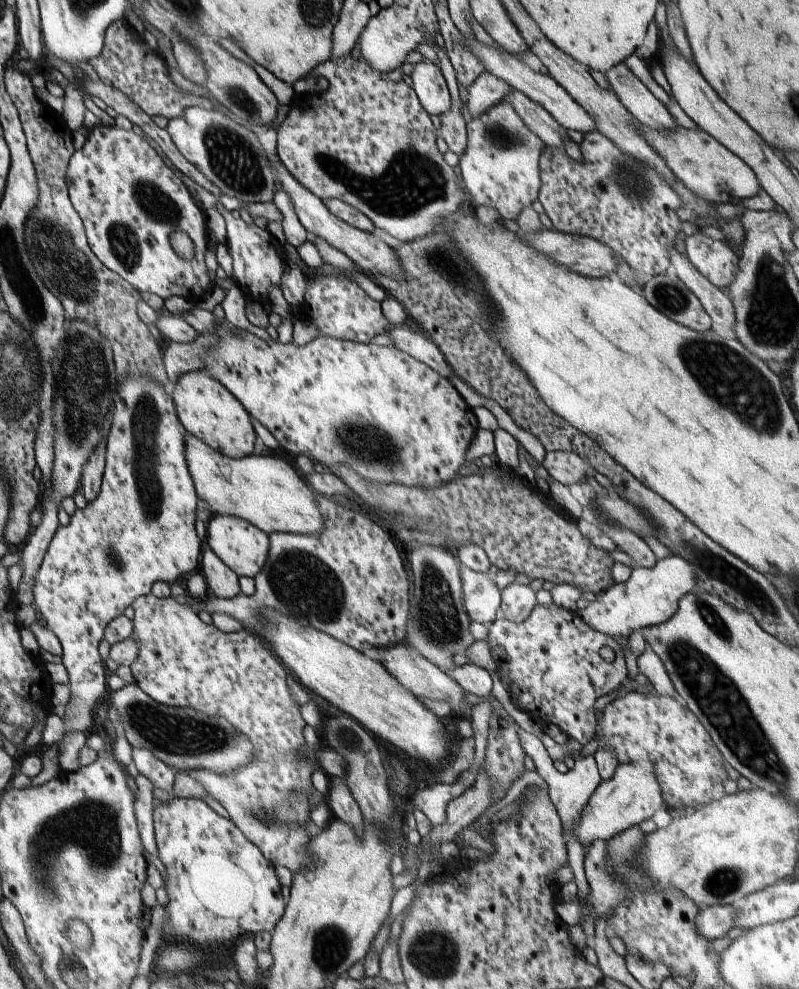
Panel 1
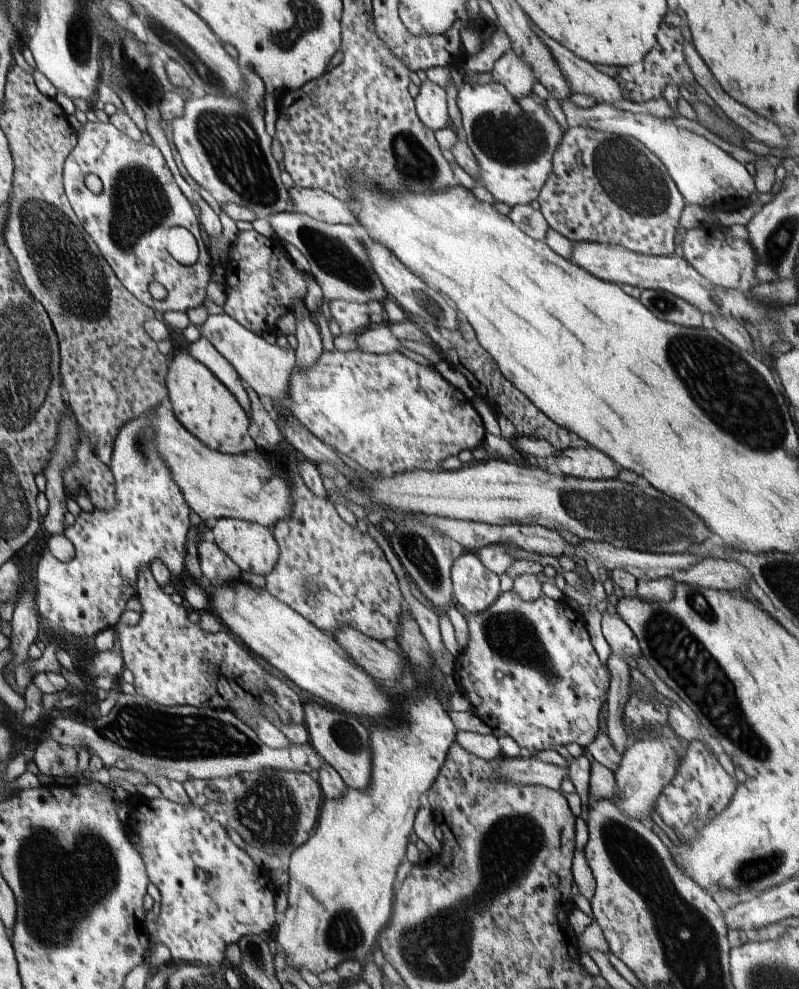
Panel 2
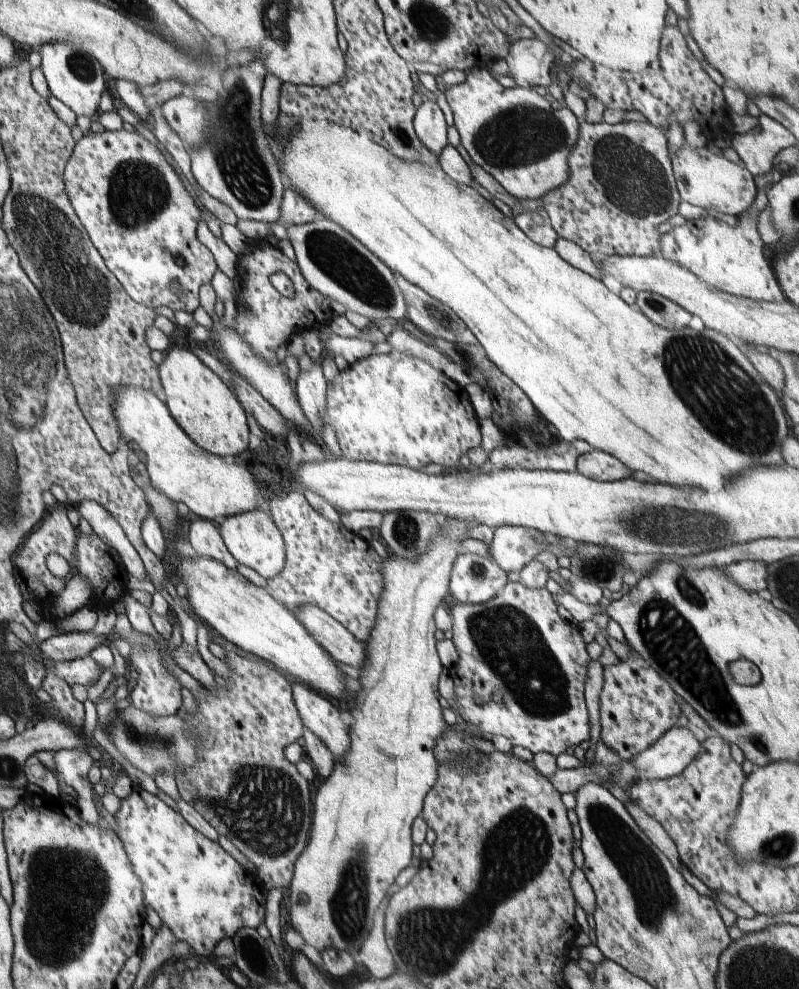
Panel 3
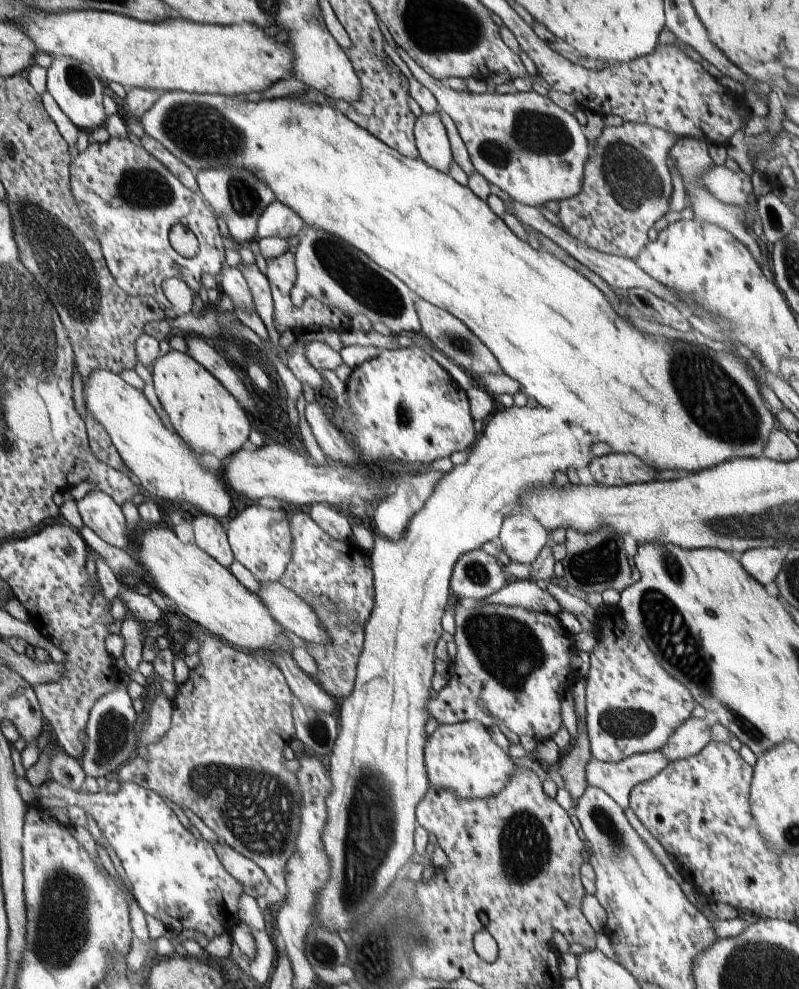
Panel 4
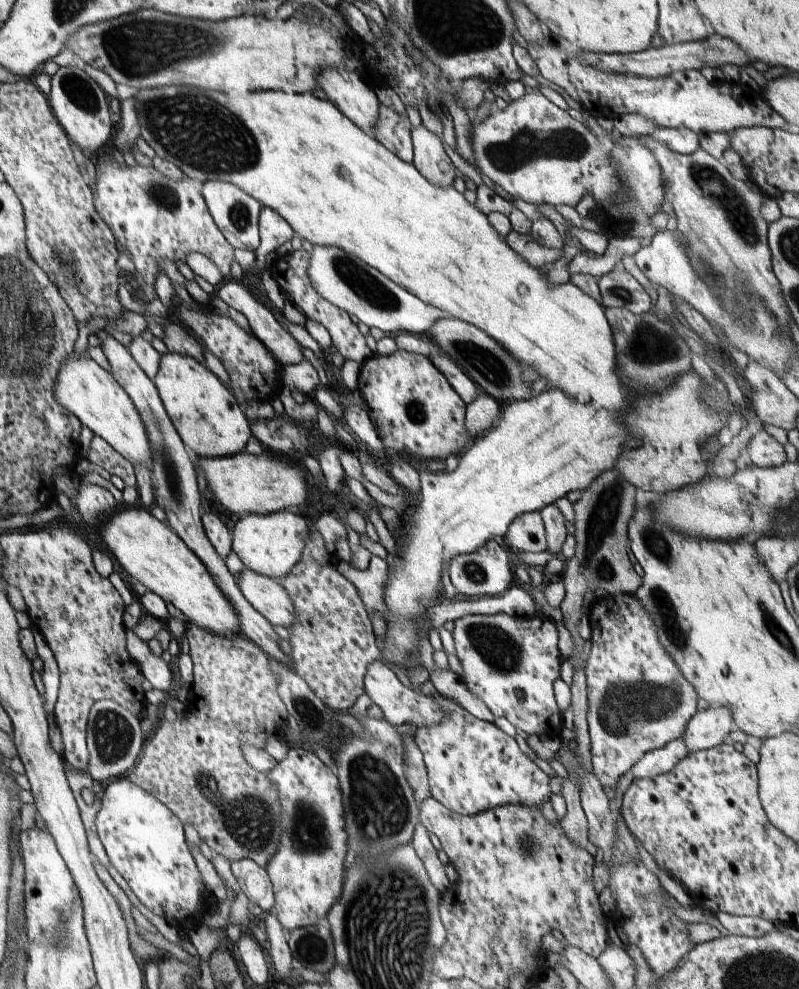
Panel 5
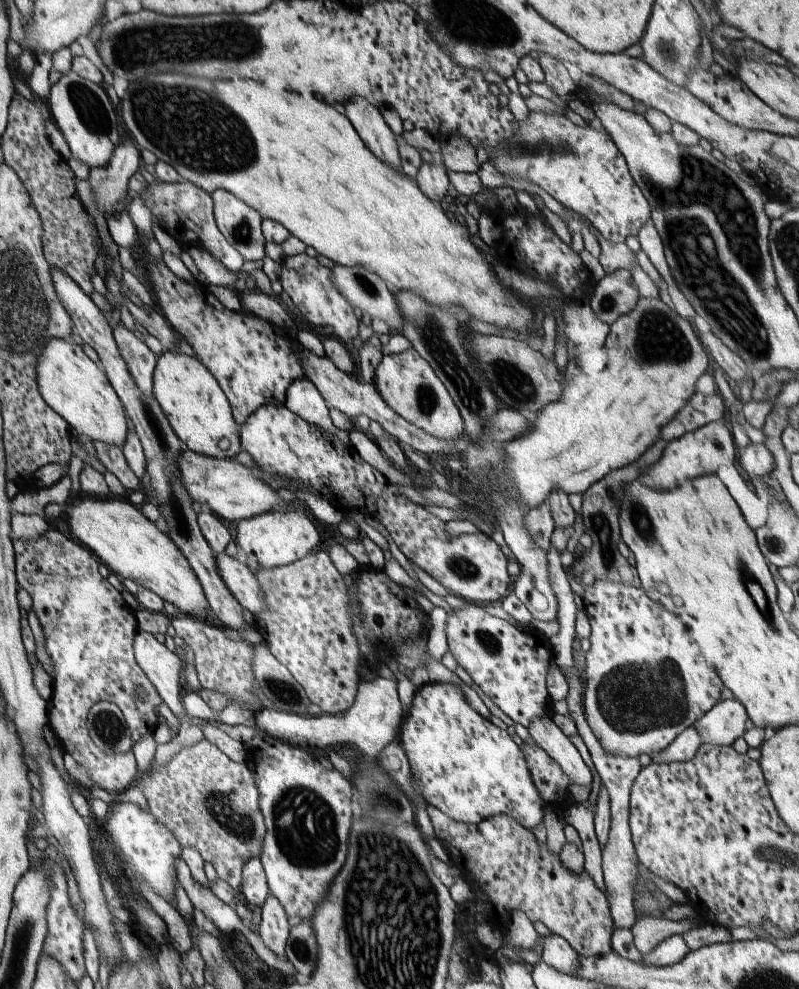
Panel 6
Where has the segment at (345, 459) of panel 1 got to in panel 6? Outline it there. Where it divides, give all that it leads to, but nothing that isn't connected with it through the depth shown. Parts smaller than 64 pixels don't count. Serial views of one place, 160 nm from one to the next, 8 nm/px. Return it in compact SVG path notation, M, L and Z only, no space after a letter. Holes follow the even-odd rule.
M413 348L402 353L383 356L375 368L374 386L382 400L404 421L424 430L427 434L439 440L456 440L462 438L465 425L458 406L452 400L432 366L420 357Z

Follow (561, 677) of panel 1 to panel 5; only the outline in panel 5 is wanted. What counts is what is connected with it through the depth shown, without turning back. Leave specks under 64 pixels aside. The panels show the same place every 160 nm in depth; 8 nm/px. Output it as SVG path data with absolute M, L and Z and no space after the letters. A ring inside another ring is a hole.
M466 615L455 620L453 634L456 655L461 662L464 674L460 674L460 682L476 698L484 701L496 717L504 716L515 728L520 728L526 734L546 734L550 737L560 737L563 729L563 715L553 689L554 681L561 676L562 657L558 648L558 632L553 620L535 615L523 617L520 615ZM383 660L371 662L368 665L366 676L364 677L365 692L371 698L372 704L376 704L382 710L385 719L393 725L410 723L417 727L437 725L443 718L439 709L439 703L434 698L426 695L419 695L406 684L401 676Z

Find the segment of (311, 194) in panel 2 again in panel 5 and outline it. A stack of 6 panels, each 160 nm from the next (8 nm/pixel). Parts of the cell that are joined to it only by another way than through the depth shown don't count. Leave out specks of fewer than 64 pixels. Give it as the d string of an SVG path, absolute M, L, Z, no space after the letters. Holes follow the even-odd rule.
M262 208L259 214L259 237L261 243L256 250L256 276L260 279L262 272L269 268L267 256L278 251L282 243L295 235L293 228L271 208Z

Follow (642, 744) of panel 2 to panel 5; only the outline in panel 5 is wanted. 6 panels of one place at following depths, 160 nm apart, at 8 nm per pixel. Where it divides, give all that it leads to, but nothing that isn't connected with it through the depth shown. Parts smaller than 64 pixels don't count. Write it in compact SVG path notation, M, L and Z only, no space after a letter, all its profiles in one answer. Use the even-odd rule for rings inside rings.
M712 705L688 721L683 737L692 752L720 746L735 729L733 712L725 706Z

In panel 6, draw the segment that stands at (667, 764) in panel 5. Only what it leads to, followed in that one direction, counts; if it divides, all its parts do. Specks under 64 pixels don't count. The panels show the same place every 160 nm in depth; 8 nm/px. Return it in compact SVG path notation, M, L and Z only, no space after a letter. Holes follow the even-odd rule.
M692 725L683 732L667 748L656 753L652 761L656 764L672 764L691 760L701 748L703 742L696 732L696 725Z

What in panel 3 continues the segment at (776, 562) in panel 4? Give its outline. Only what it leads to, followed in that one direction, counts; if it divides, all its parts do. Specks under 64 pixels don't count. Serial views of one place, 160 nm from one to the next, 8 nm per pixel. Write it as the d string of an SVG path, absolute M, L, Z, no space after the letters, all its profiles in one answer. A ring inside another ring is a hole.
M745 560L729 564L724 570L730 578L750 592L760 592L767 588L767 564L764 561Z

